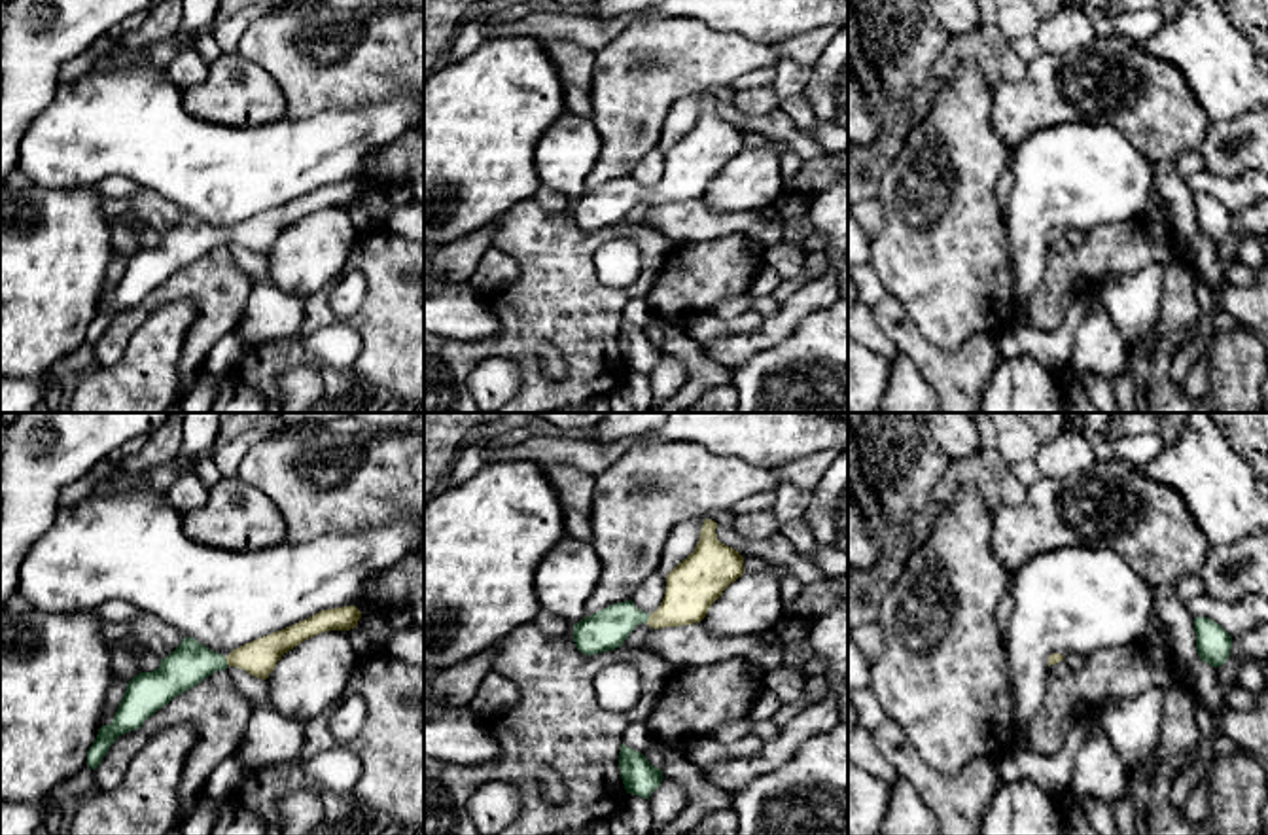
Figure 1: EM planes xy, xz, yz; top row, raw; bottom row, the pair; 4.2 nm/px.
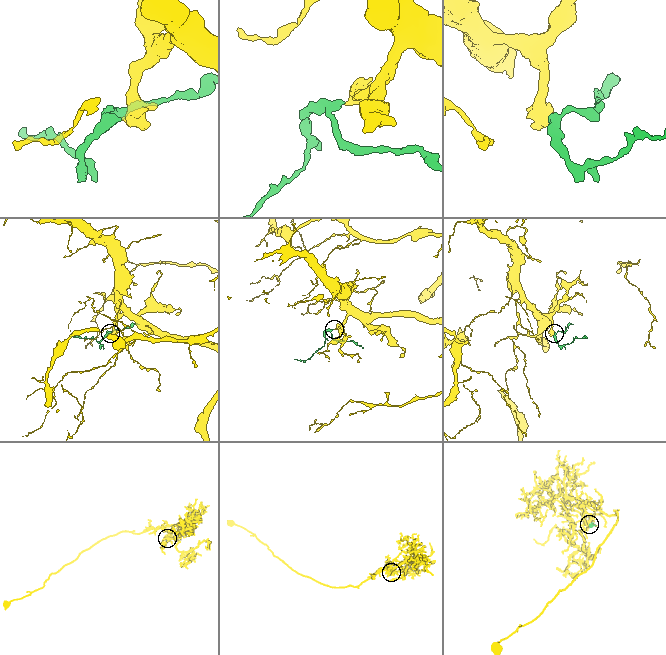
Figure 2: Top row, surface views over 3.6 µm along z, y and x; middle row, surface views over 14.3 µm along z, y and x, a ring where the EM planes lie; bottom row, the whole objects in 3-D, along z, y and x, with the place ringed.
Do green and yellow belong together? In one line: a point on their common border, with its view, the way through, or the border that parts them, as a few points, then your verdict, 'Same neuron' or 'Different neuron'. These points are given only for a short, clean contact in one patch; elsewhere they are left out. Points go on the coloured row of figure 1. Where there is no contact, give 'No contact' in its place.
Touches green at xy (226, 661). Path across: xy (190, 663), (226, 661), (258, 657). Same neuron

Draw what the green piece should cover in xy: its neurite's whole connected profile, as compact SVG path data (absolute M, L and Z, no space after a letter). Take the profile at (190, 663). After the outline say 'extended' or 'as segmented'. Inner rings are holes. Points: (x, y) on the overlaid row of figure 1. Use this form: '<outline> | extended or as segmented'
M356 606L322 610L291 627L248 642L227 657L185 636L170 655L161 659L157 670L140 672L127 684L114 721L98 729L87 752L87 765L95 771L117 737L140 729L150 716L210 674L237 666L267 680L284 653L320 632L350 631L360 617L361 612Z | extended

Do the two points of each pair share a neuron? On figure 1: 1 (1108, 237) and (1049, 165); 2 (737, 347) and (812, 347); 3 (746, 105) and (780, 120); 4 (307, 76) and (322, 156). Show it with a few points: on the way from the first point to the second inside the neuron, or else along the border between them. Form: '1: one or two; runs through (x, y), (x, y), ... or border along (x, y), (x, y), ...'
1: two; border along (1134, 218), (1096, 224), (1085, 231)
2: two; border along (803, 317), (786, 337), (731, 368)
3: two; border along (731, 101), (746, 116), (769, 114), (778, 106)
4: two; border along (358, 106), (326, 108), (303, 118), (284, 116)

